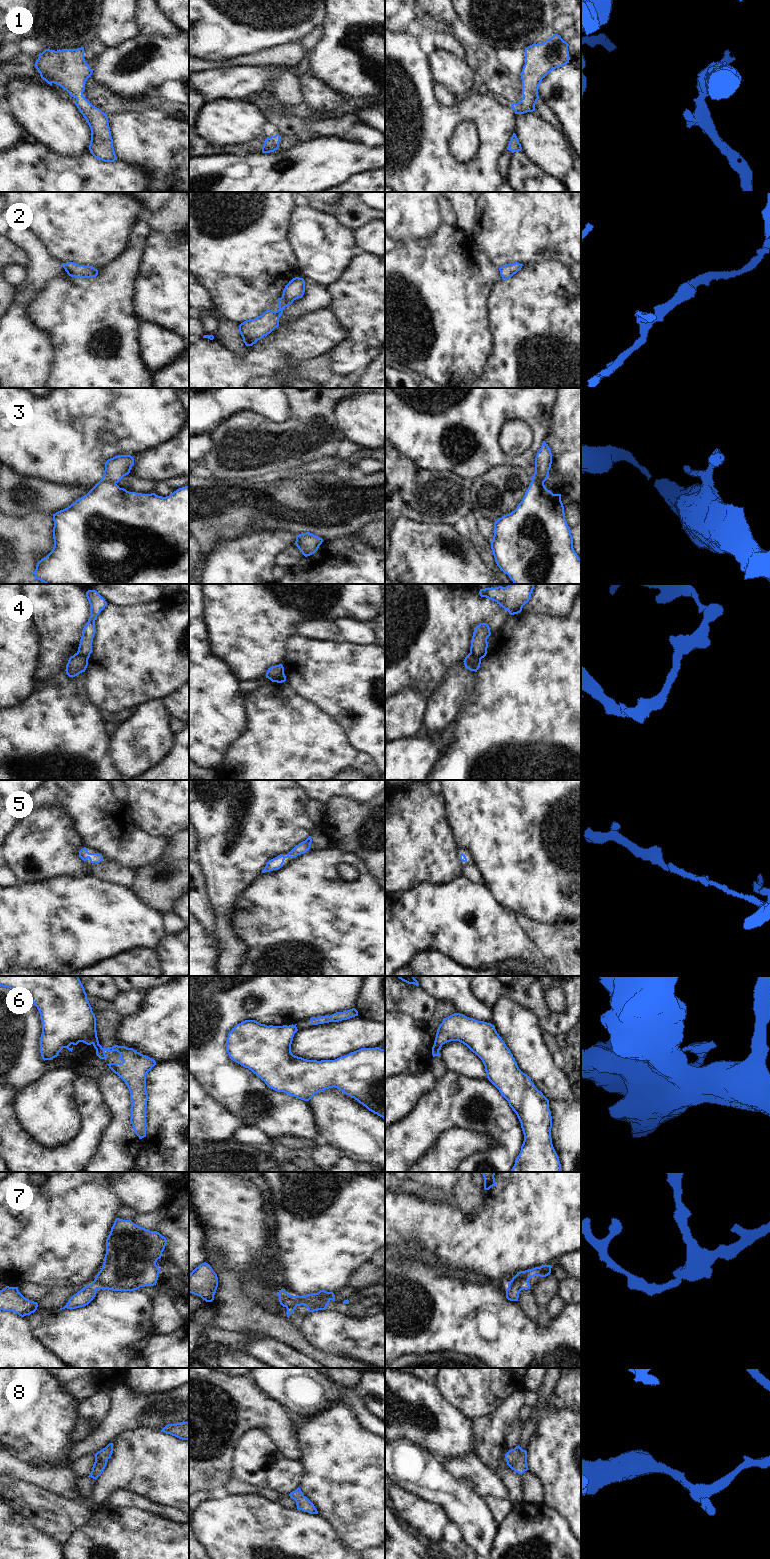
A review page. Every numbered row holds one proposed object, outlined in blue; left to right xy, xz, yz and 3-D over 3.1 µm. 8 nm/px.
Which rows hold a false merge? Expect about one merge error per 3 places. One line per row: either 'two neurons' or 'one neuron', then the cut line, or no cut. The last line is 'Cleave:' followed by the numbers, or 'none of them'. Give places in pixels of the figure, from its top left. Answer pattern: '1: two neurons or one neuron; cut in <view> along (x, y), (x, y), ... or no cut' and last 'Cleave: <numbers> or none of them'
1: one neuron; no cut
2: one neuron; no cut
3: two neurons; cut in xy along (101, 479), (115, 484)
4: two neurons; cut in xz along (283, 673), (273, 681)
5: one neuron; no cut
6: two neurons; cut in xy along (99, 1044), (96, 1050)
7: one neuron; no cut
8: one neuron; no cut
Cleave: 3, 4, 6

